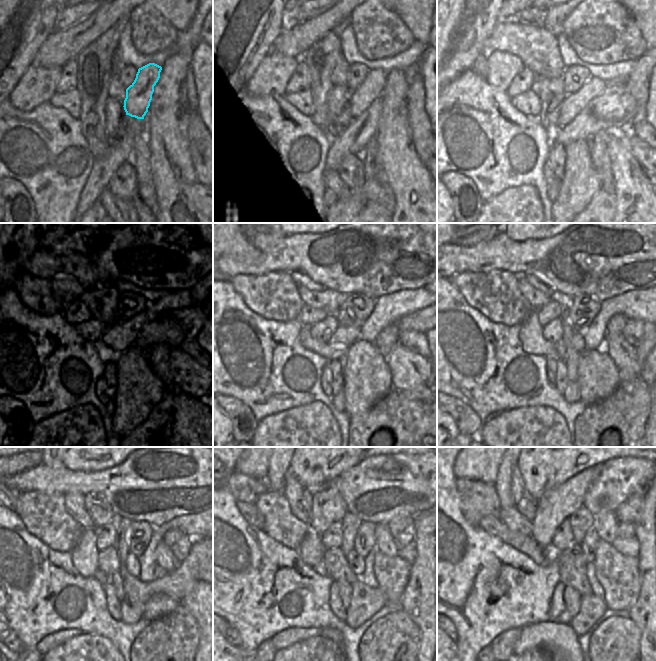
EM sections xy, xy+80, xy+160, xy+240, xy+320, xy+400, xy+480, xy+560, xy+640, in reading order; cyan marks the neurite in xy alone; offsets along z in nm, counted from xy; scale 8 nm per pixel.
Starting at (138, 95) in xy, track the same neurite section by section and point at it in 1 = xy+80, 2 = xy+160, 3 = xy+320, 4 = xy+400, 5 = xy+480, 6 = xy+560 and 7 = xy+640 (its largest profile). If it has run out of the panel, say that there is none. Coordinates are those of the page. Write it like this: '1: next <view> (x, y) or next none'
1: next xy+80 (372, 87)
2: next xy+160 (572, 105)
3: next xy+320 (344, 337)
4: next xy+400 (560, 349)
5: next xy+480 (115, 578)
6: next xy+560 (345, 588)
7: next xy+640 (572, 598)

